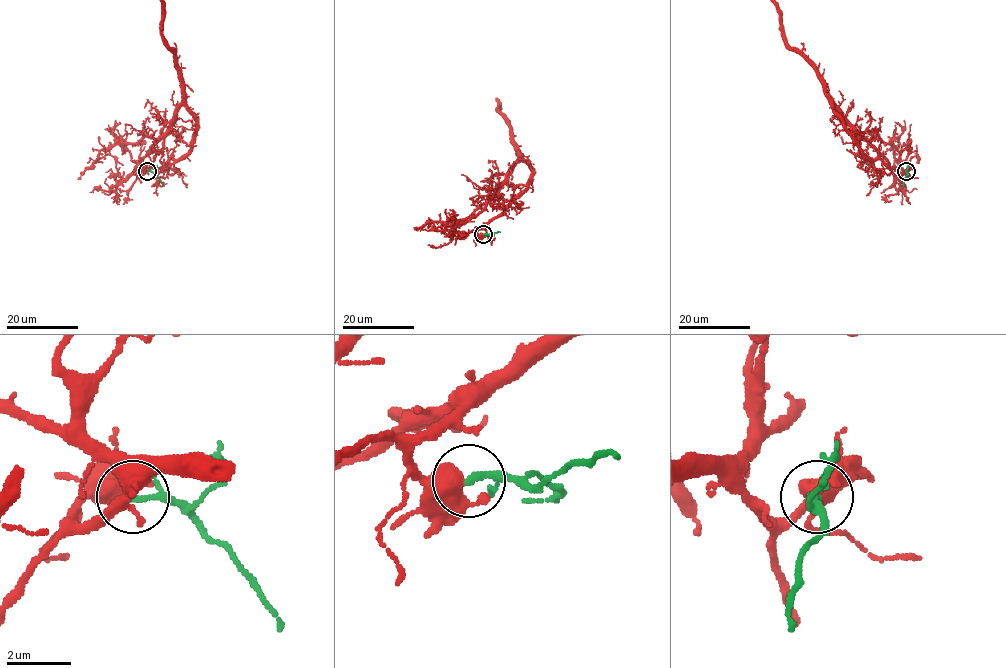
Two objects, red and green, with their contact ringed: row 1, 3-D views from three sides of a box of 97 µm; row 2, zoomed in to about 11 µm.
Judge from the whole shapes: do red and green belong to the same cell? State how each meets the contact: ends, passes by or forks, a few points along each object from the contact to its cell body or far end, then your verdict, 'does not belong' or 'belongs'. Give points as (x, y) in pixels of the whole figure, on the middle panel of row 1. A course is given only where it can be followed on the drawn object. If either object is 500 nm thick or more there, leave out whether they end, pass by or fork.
green runs (483, 234), (499, 231); belongs

